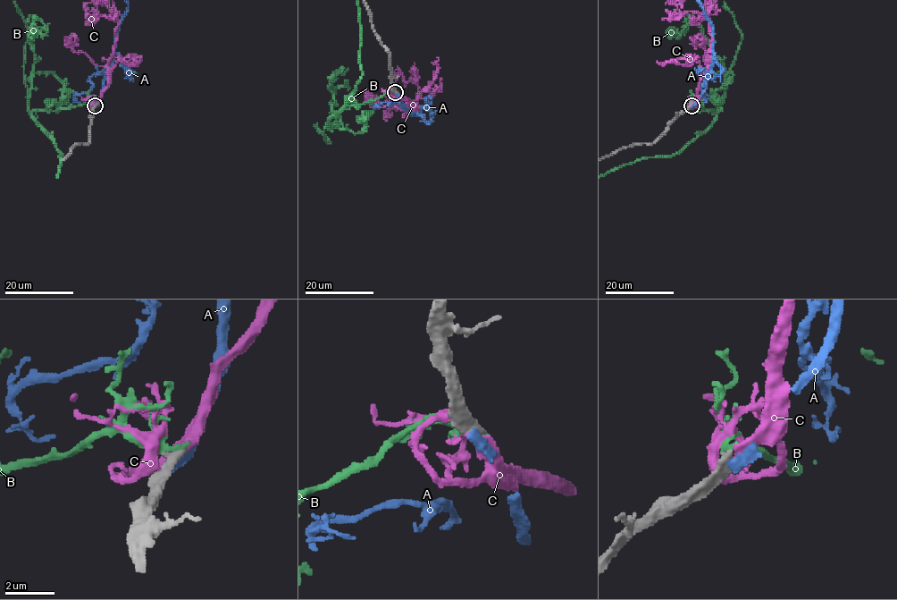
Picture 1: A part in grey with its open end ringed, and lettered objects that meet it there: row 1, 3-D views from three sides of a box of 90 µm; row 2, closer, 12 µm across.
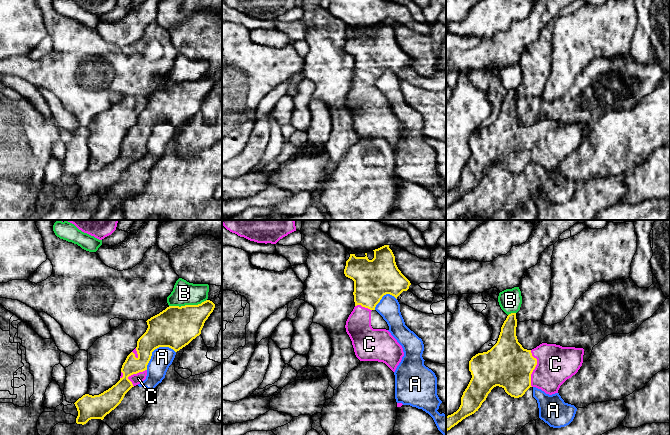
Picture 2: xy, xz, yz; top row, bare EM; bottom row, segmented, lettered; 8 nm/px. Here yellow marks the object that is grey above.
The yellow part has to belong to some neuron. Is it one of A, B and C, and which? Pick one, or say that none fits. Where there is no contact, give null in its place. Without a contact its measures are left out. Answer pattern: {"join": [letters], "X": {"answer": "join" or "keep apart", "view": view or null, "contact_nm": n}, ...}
{"join": ["C"], "A": {"answer": "keep apart", "view": "xy", "contact_nm": 280}, "B": {"answer": "keep apart", "view": "xy", "contact_nm": 300}, "C": {"answer": "join", "view": "yz", "contact_nm": 300}}

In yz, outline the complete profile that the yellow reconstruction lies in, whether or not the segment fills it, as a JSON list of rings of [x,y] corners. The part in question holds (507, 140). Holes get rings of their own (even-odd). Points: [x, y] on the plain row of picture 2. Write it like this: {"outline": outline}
{"outline": [[[511,89],[501,103],[497,119],[487,128],[478,129],[471,134],[469,147],[472,154],[463,168],[459,185],[446,192],[446,208],[478,187],[496,162],[502,163],[508,171],[514,174],[522,173],[530,163],[536,163],[552,171],[558,169],[560,162],[575,151],[582,142],[583,124],[542,119],[532,126],[527,126],[518,118],[516,103],[516,89]]]}

